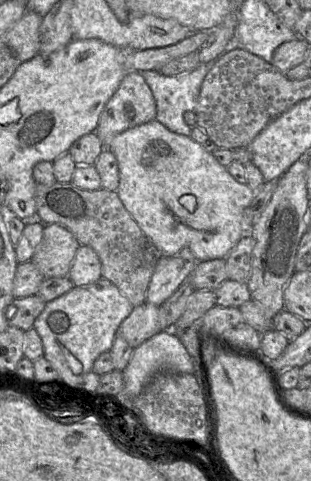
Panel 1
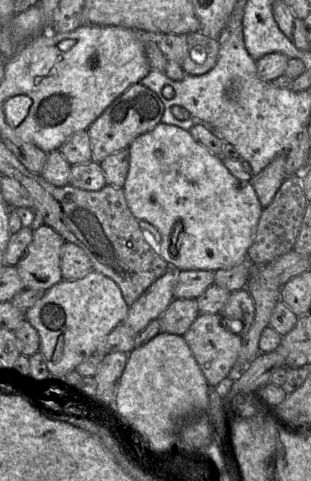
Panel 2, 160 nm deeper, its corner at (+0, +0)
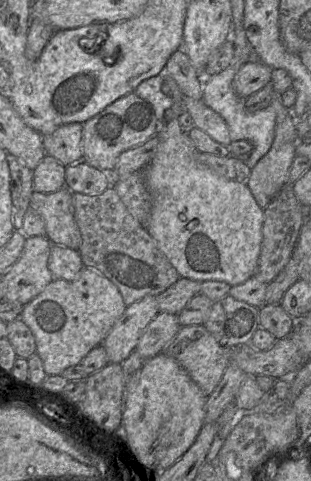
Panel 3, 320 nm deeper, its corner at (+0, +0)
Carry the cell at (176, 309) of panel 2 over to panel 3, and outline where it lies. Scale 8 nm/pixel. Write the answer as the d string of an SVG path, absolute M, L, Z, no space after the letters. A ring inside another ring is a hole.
M159 312L149 323L135 350L145 360L149 360L162 353L180 328L181 324L177 315Z

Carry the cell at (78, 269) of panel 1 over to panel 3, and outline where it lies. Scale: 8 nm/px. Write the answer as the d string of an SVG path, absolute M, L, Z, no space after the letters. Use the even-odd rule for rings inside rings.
M52 244L48 268L54 279L74 280L84 268L79 250Z

